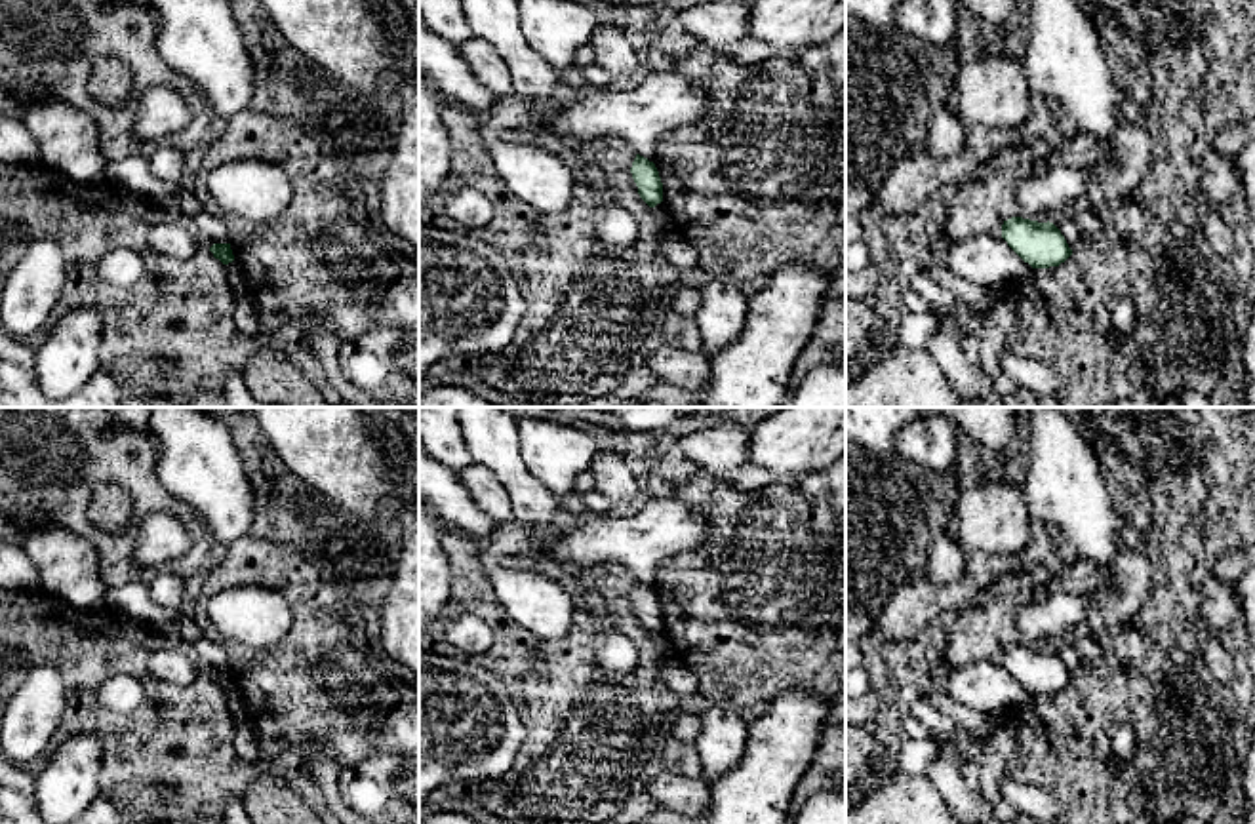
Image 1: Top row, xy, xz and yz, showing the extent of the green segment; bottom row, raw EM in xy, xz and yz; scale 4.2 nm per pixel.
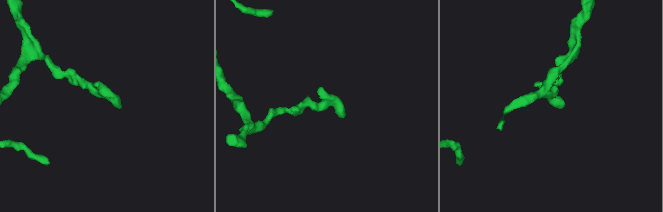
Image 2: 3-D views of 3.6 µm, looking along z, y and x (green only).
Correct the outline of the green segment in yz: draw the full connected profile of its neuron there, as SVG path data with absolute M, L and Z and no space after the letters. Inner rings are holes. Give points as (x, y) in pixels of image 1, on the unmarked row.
M1011 643L1002 651L1002 664L1032 695L1049 695L1065 689L1072 676L1053 649Z

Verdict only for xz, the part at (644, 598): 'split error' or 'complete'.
complete

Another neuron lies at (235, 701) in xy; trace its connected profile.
M232 687L232 689L225 691L225 695L227 695L227 704L229 704L234 725L248 723L248 712L246 712L240 691L236 687Z

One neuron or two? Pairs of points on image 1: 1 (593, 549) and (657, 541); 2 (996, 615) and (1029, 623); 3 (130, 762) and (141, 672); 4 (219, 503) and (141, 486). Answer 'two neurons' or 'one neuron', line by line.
1: one neuron
2: two neurons
3: one neuron
4: two neurons

